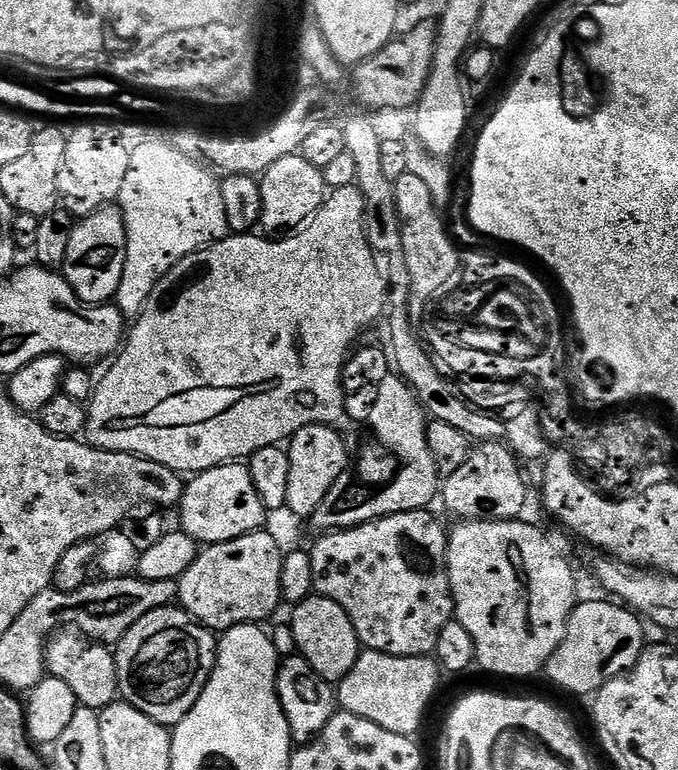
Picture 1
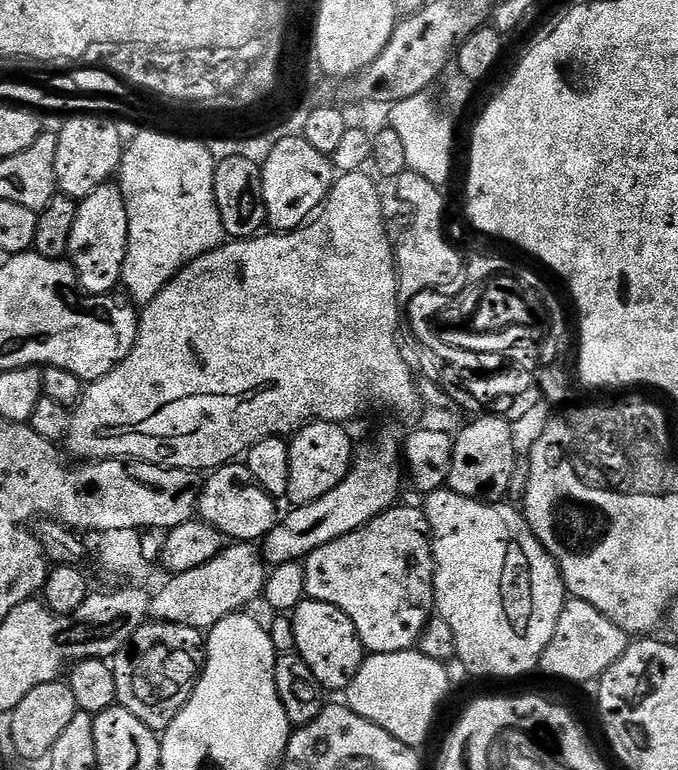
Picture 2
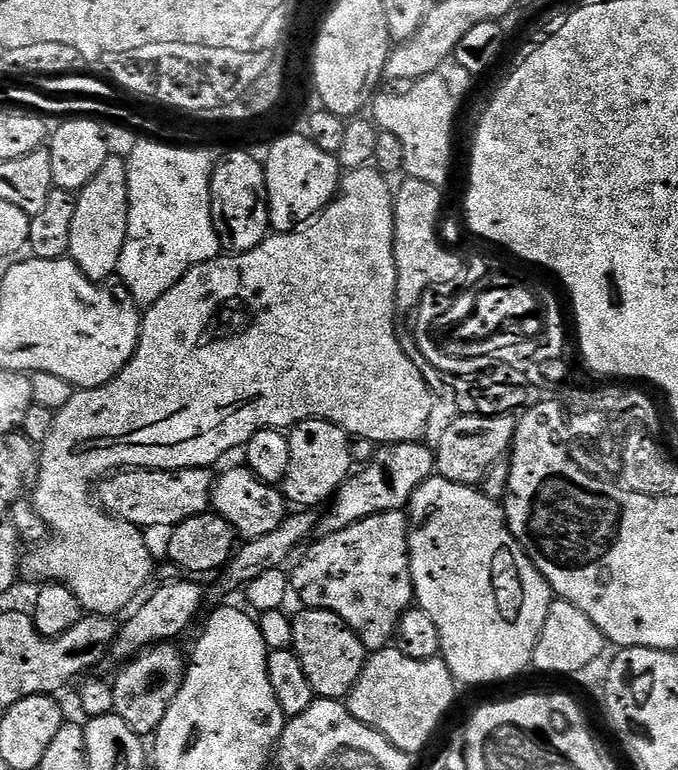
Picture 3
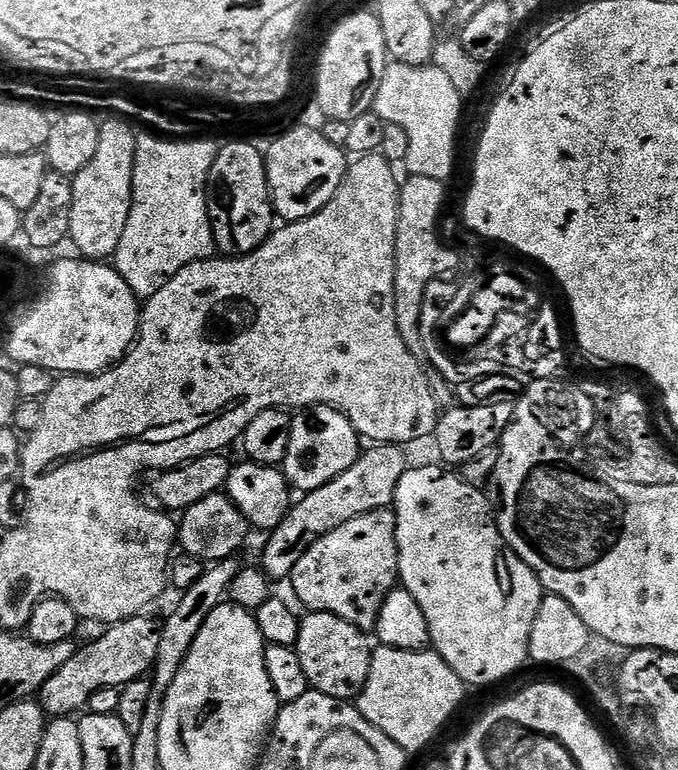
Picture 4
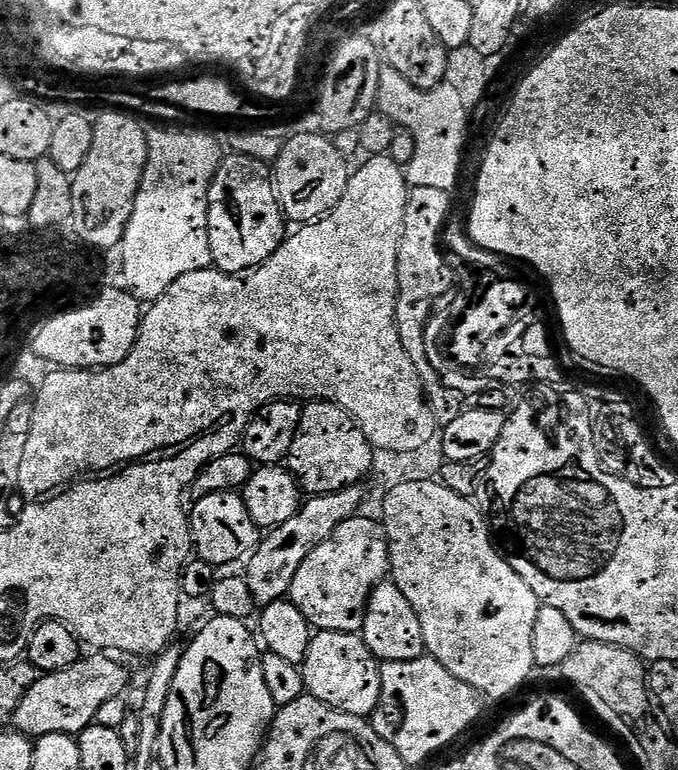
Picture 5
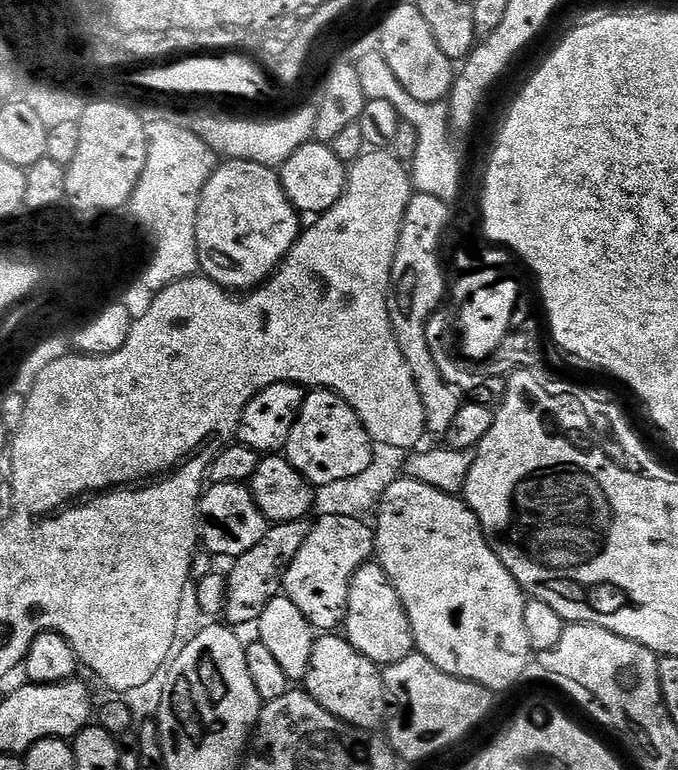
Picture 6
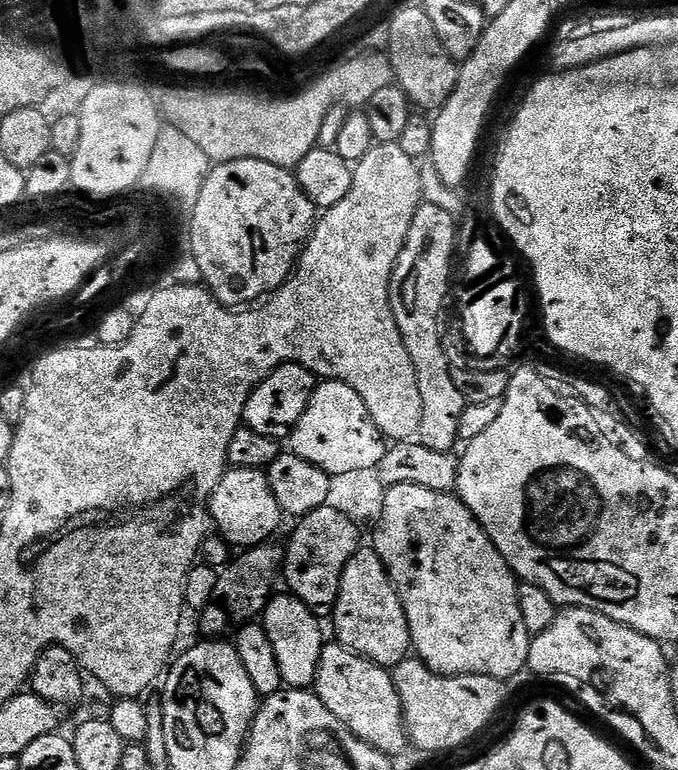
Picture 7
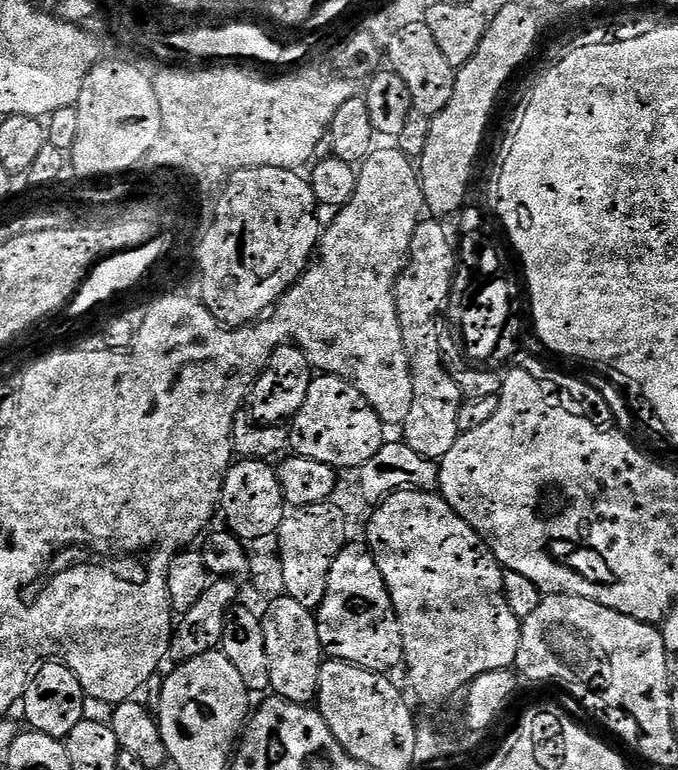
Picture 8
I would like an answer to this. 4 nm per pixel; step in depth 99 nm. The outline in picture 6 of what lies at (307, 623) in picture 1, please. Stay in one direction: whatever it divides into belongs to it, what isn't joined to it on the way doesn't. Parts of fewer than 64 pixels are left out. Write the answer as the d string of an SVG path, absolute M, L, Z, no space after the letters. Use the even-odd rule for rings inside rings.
M320 634L310 654L310 666L306 677L306 691L349 724L372 726L384 712L386 689L381 669L373 660L364 656L347 638L340 634Z

